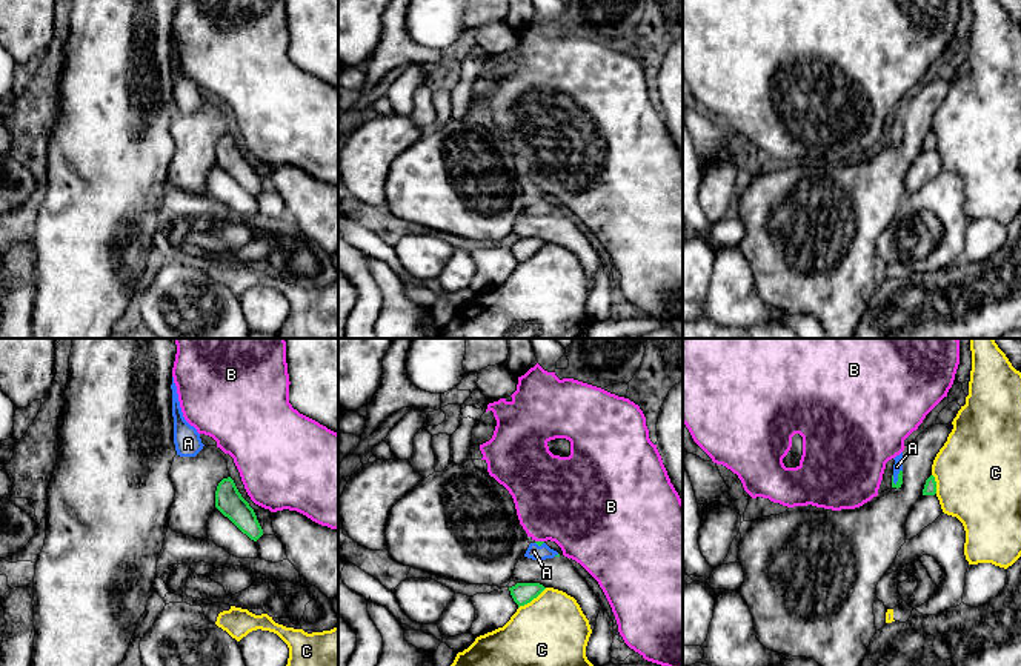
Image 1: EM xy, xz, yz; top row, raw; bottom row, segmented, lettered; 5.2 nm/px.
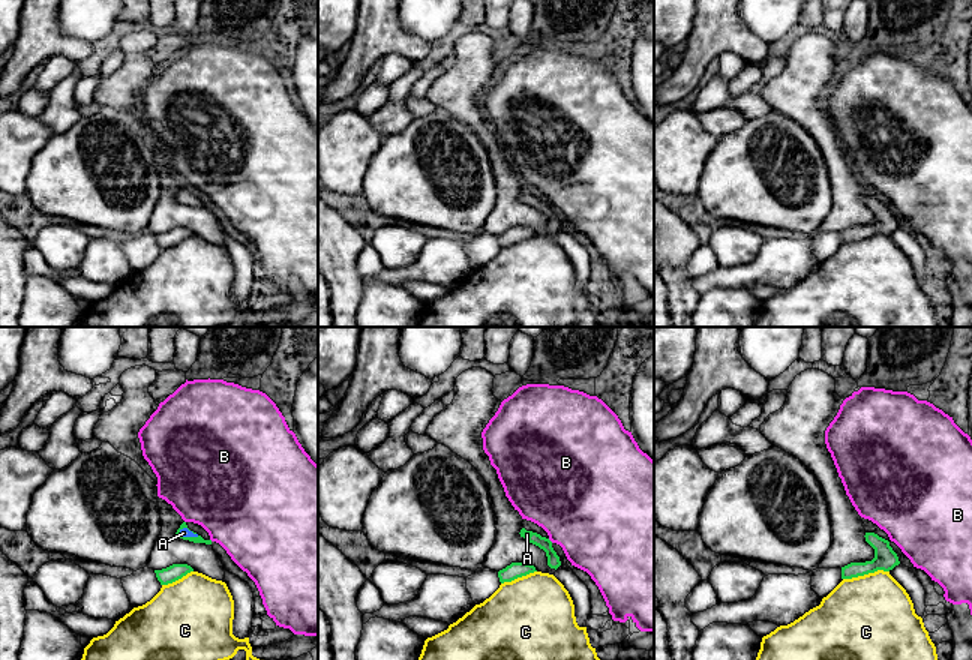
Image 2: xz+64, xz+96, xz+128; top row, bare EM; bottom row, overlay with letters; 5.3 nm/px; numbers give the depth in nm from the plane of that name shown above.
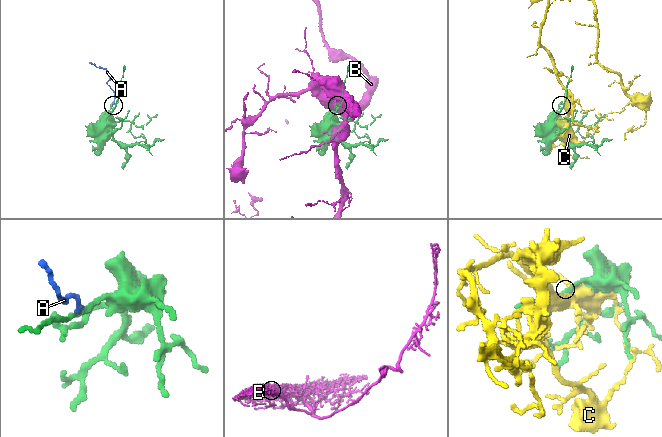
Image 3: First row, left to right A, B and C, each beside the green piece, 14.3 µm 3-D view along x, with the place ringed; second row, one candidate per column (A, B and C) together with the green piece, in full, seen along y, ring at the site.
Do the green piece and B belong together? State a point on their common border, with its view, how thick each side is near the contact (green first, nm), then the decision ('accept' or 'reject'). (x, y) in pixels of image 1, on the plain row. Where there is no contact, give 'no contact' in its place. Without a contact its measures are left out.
xz (540, 197) | 20/440 nm | reject

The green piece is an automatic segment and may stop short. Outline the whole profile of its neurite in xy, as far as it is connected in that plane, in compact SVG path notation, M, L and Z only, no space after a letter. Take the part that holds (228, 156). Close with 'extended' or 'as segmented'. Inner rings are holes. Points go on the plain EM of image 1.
M231 132L218 138L215 146L215 163L251 195L257 197L263 191L254 165L241 152Z; as segmented

